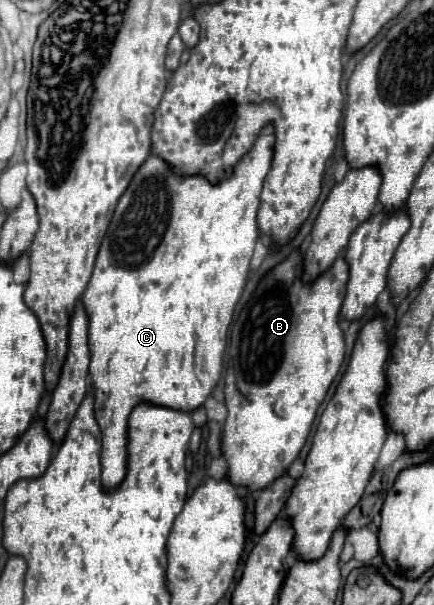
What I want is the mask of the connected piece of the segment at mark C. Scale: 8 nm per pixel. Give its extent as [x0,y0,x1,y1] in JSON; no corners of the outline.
[81,125,275,489]

